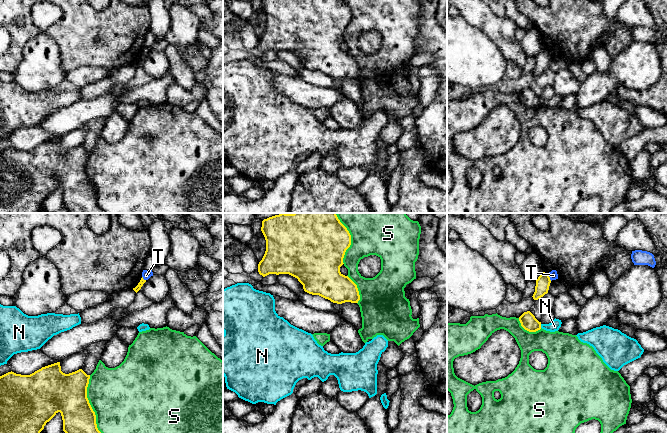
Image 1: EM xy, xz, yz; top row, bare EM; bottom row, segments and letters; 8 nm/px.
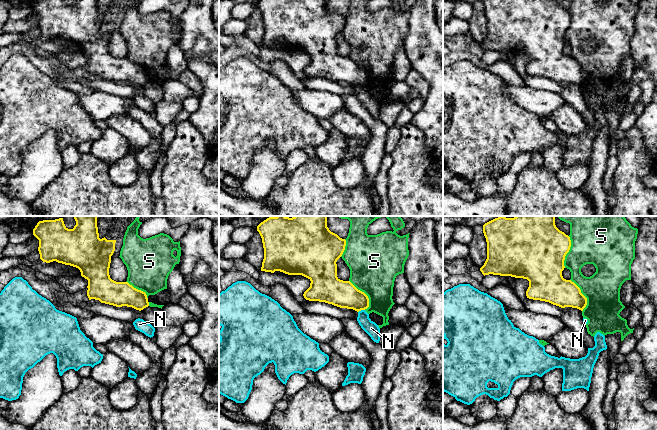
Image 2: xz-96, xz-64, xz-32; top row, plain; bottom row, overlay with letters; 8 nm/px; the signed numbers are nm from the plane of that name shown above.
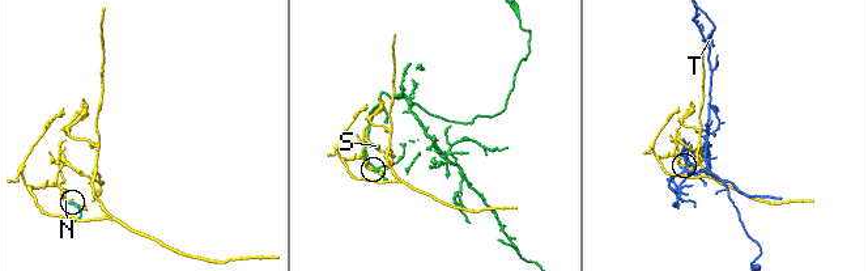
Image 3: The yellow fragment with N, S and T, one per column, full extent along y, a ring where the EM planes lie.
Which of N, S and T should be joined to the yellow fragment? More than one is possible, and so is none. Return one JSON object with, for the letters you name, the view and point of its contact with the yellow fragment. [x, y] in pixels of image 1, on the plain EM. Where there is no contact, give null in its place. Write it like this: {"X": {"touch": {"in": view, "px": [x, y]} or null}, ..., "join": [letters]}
{"join": []}

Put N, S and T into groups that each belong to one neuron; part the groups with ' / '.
N / S / T

